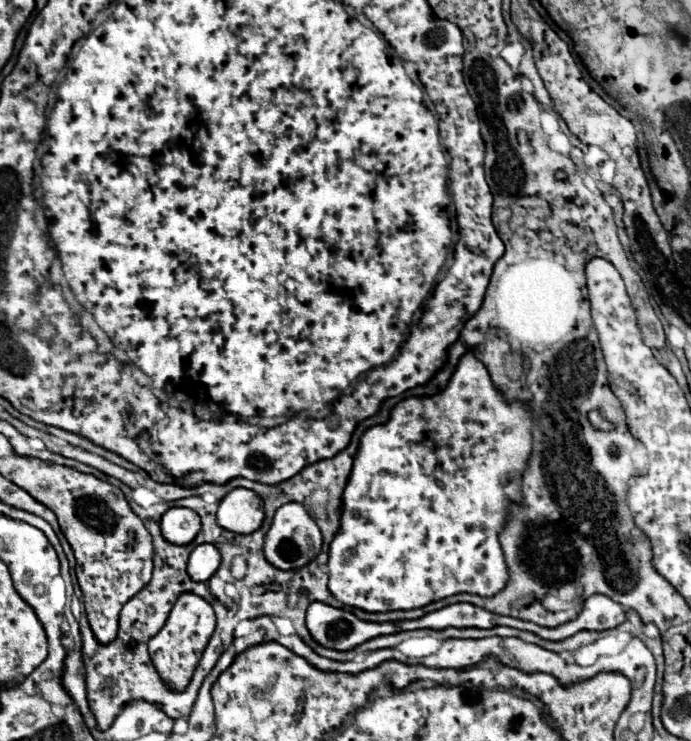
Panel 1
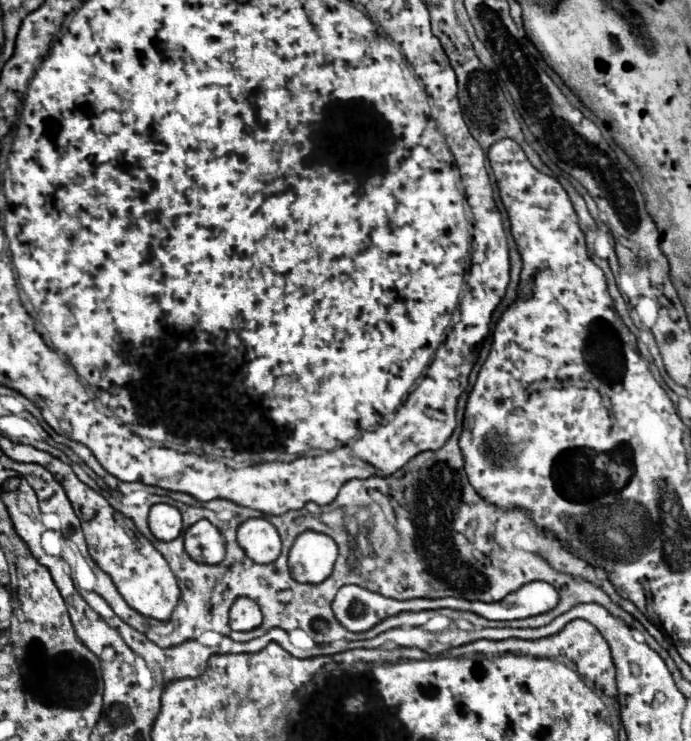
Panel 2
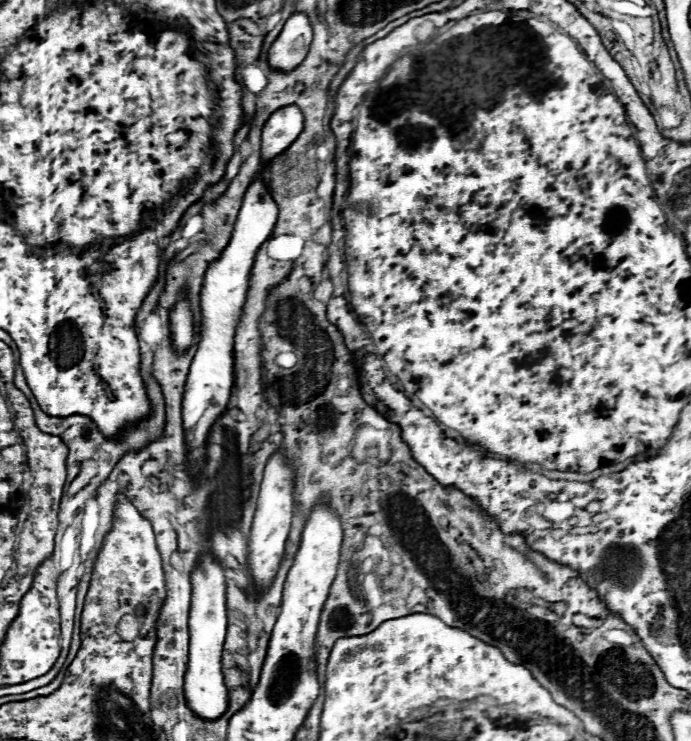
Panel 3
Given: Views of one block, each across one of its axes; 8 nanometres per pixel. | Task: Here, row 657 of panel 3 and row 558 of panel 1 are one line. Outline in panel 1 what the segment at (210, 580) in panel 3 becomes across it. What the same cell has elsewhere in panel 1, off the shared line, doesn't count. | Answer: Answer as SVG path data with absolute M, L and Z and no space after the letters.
M200 544L192 550L188 560L188 574L196 582L206 582L220 566L220 552L212 544Z

